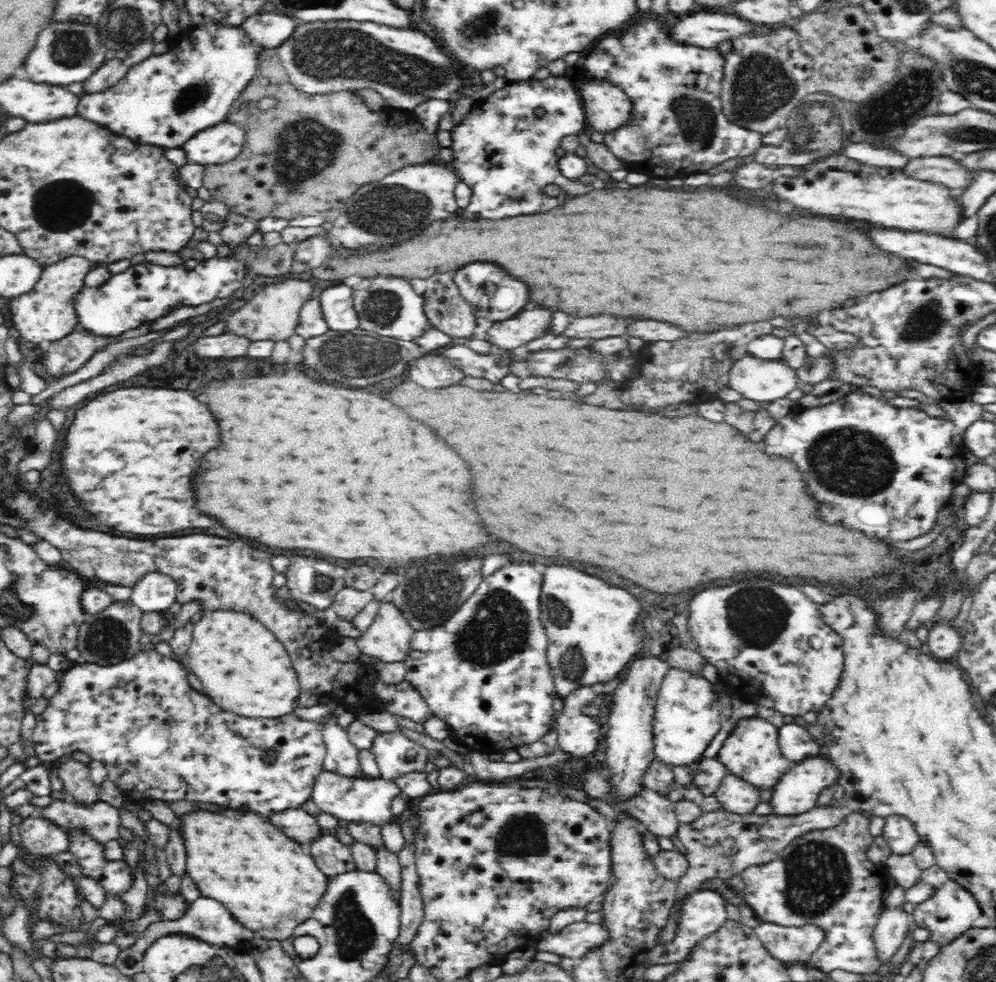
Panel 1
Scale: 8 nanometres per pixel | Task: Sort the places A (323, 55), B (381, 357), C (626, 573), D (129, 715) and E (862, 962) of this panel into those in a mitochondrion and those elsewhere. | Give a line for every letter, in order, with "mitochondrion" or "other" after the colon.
A: mitochondrion
B: mitochondrion
C: other
D: other
E: other

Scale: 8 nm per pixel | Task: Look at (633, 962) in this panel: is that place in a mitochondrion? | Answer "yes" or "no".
no

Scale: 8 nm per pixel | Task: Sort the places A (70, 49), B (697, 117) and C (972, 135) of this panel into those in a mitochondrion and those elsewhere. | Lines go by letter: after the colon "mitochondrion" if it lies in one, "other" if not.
A: mitochondrion
B: mitochondrion
C: mitochondrion

